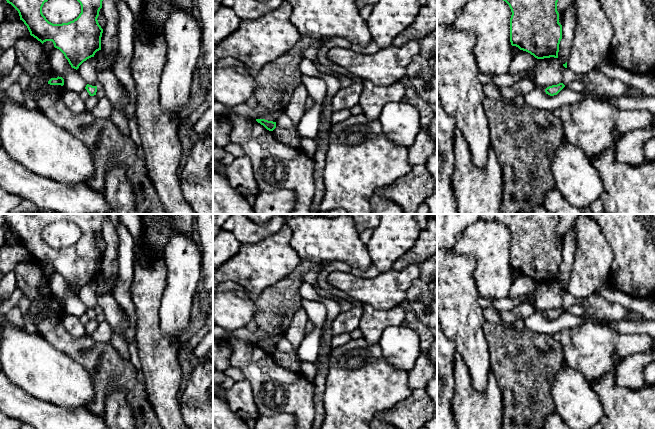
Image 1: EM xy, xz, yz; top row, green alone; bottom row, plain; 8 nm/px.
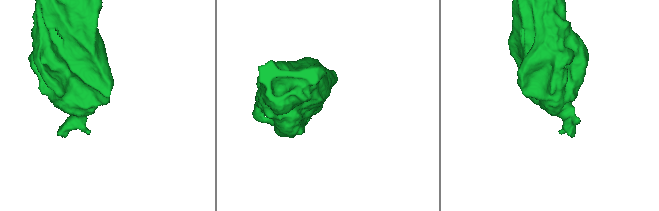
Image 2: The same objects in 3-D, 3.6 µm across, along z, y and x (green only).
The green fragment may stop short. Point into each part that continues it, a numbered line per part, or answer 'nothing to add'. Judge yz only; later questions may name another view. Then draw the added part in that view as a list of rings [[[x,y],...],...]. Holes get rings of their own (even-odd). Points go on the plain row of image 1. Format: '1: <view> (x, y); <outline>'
nothing to add

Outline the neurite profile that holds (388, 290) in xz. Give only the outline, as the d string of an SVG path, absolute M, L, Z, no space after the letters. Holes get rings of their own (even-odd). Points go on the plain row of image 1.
M413 264L400 271L390 269L380 272L371 279L334 271L327 276L327 281L363 305L388 310L400 306L407 299L408 290L419 276L419 264Z

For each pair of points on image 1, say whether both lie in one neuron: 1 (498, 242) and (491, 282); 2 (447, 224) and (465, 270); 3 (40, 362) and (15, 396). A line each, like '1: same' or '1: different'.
1: same
2: different
3: different

